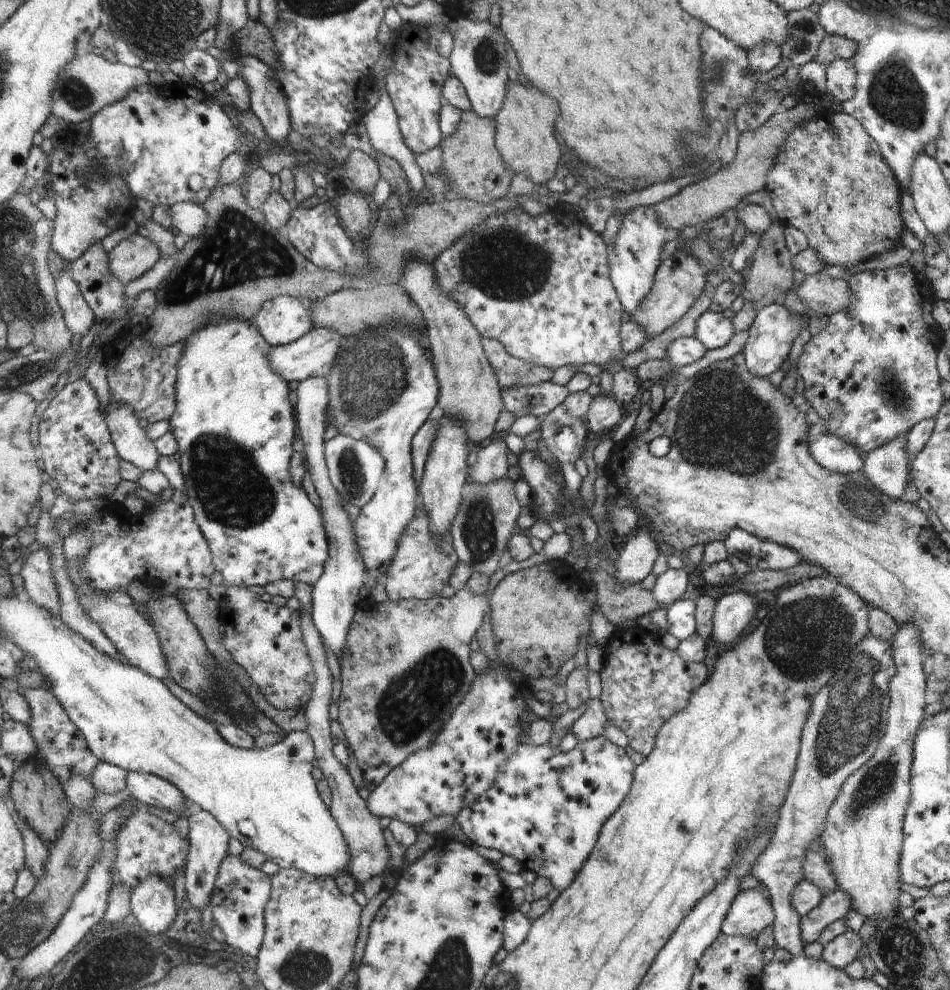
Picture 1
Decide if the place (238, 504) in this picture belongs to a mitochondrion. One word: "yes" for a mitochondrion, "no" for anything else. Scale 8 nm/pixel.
yes

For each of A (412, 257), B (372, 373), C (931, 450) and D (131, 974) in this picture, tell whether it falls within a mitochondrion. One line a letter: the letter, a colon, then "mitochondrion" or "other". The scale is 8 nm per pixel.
A: other
B: mitochondrion
C: other
D: mitochondrion

